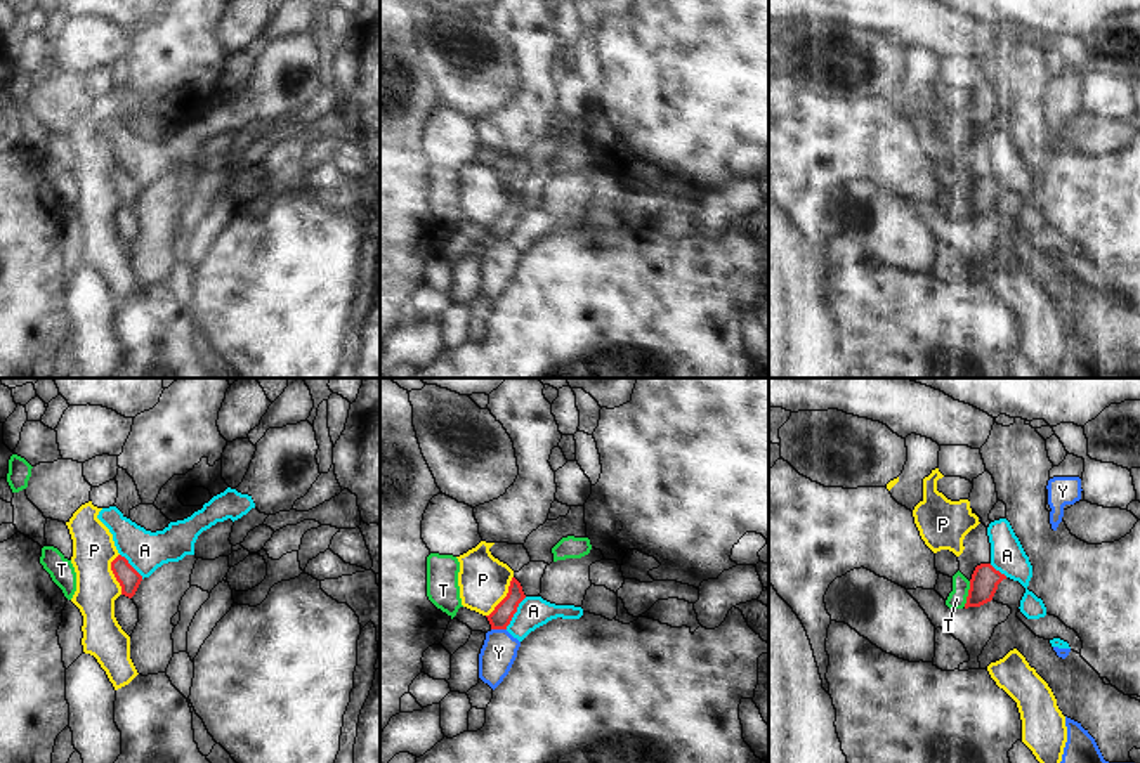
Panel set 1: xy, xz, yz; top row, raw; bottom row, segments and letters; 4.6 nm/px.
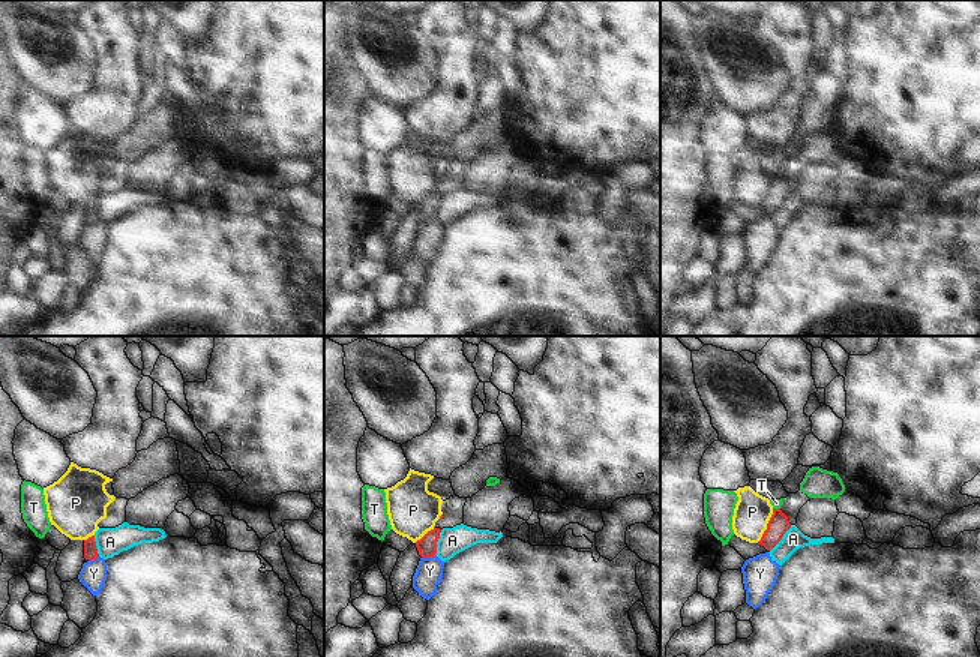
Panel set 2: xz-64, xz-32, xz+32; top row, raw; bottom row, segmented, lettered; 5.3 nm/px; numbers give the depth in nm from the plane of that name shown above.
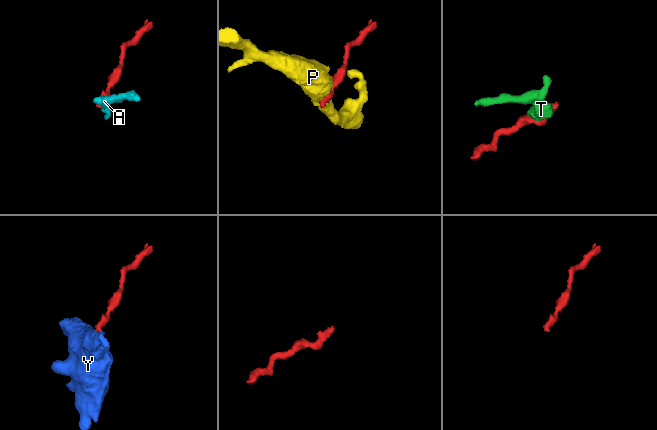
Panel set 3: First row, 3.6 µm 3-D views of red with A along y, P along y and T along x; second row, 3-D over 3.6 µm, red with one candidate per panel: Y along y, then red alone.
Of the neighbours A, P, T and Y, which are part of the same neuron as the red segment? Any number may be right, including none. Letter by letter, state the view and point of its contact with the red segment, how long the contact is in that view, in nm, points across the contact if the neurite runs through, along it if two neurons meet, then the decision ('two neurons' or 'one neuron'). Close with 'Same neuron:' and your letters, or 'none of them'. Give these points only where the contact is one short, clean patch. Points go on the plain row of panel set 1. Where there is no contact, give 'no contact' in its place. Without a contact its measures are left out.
A: xz (516, 222) | 180 nm | along xz (526, 208), (505, 240) | two neurons
P: xz (505, 208) | 220 nm | along xz (512, 188), (507, 207), (486, 228) | two neurons
T: yz (969, 205) | 120 nm | along yz (970, 193), (963, 217) | two neurons
Y: xz (498, 240) | 70 nm | along xz (491, 240), (505, 241) | two neurons
Same neuron: none of them

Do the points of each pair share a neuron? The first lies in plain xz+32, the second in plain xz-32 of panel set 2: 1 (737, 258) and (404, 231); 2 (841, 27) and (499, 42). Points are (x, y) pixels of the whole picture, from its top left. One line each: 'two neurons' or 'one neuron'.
1: one neuron
2: one neuron

